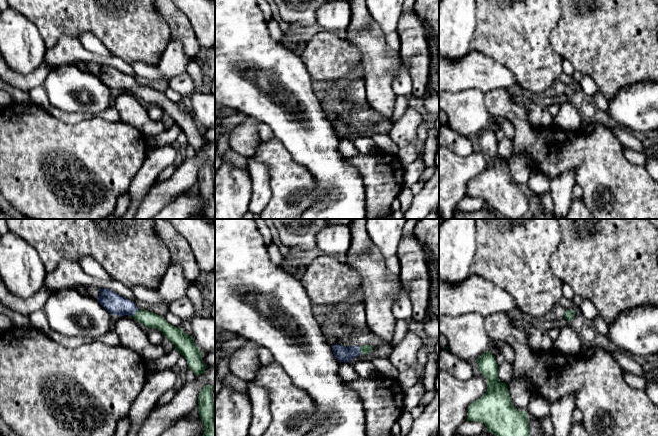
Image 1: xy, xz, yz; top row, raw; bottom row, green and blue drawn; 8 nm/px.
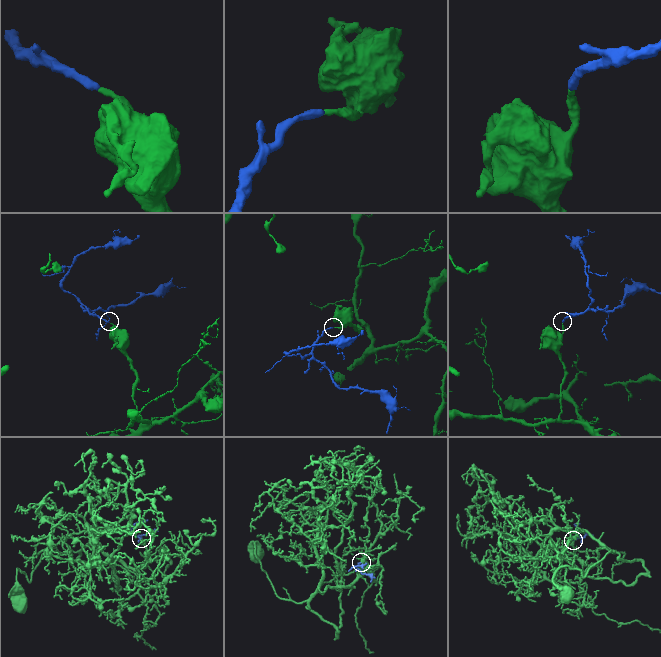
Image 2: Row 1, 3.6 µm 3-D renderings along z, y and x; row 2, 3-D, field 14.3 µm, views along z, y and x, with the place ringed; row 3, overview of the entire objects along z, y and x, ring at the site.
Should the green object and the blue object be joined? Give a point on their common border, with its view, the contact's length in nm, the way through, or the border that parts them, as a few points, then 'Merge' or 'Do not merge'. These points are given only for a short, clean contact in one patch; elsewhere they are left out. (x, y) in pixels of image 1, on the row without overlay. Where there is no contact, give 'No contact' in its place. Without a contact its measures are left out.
Touches green at xz (360, 126). Shared border 60 nm. Path across: xz (365, 125), (360, 126), (343, 130). Merge

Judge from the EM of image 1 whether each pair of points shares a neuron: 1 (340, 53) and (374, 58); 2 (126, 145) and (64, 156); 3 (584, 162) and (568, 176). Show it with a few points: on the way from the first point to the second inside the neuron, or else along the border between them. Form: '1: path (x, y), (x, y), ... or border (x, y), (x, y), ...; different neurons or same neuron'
1: border (345, 38), (360, 53), (360, 72); different neurons
2: path (111, 153), (105, 156), (79, 156); same neuron
3: border (553, 178), (563, 172), (573, 170), (576, 183); different neurons

